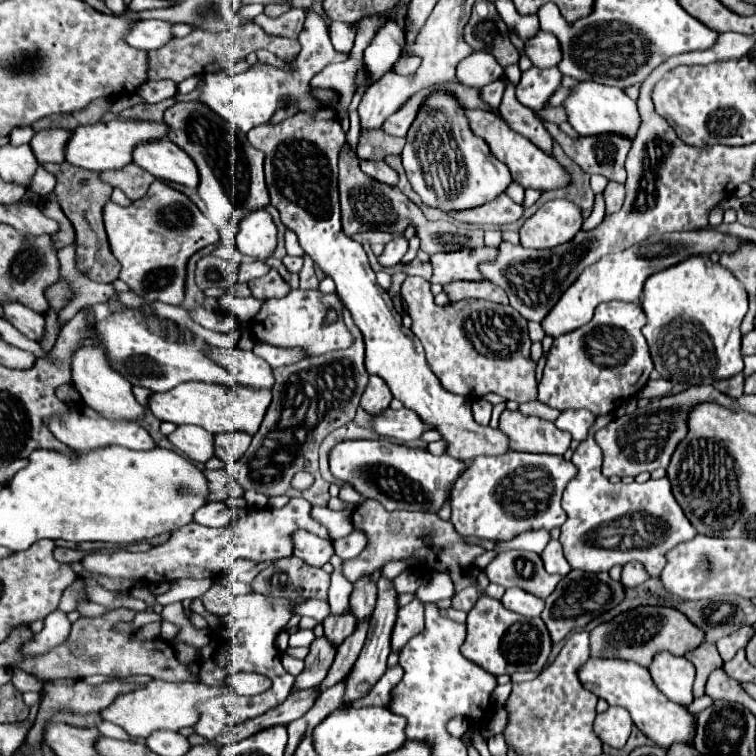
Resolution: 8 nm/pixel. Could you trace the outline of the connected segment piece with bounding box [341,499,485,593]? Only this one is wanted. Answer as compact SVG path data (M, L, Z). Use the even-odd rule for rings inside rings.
M365 499L361 505L355 507L353 511L353 527L363 531L367 537L367 547L363 553L351 561L343 561L343 577L349 583L355 583L361 577L373 575L377 569L381 569L389 561L399 561L399 559L417 559L419 563L415 565L417 571L421 573L431 573L431 571L441 571L447 573L455 585L455 593L473 585L477 587L477 577L467 575L469 569L475 567L475 559L485 553L481 545L467 543L463 535L455 531L455 527L449 521L443 521L437 513L427 513L427 511L387 511L377 503L375 499ZM445 551L445 559L437 559L437 555Z

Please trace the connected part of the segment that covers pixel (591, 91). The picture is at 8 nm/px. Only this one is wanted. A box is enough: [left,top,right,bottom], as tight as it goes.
[563,81,641,141]

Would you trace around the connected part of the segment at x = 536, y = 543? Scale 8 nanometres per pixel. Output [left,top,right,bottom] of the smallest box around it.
[495,531,549,553]

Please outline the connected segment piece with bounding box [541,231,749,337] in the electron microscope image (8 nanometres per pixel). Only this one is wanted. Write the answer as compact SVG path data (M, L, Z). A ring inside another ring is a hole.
M693 231L693 233L665 233L665 235L653 235L645 239L645 243L637 243L625 251L605 255L591 267L587 267L577 281L561 295L559 303L553 307L553 311L543 319L543 329L551 337L559 337L563 333L569 333L573 329L583 327L585 323L591 321L593 311L599 303L607 301L637 301L643 293L643 283L647 277L651 277L657 271L673 267L673 263L681 263L689 257L695 255L723 255L723 253L733 253L739 251L741 243L749 239L721 233L721 231Z

